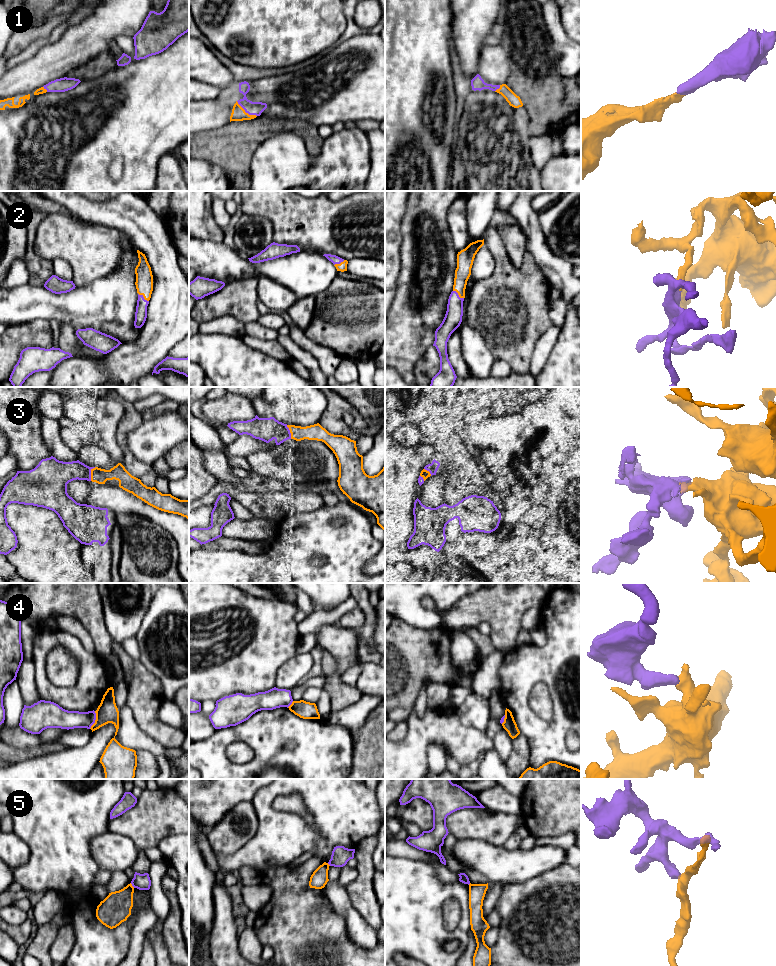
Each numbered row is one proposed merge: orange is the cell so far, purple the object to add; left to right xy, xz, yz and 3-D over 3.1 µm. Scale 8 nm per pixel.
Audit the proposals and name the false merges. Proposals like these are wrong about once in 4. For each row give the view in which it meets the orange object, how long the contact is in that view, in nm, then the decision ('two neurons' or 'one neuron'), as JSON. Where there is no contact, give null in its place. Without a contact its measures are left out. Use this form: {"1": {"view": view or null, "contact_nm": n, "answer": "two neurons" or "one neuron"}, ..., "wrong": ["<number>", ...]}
{"1": {"view": "xz", "contact_nm": 200, "answer": "one neuron"}, "2": {"view": "xy", "contact_nm": 110, "answer": "one neuron"}, "3": {"view": "xy", "contact_nm": 120, "answer": "one neuron"}, "4": {"view": "xy", "contact_nm": 150, "answer": "two neurons"}, "5": {"view": "xy", "contact_nm": 50, "answer": "two neurons"}, "wrong": ["4", "5"]}

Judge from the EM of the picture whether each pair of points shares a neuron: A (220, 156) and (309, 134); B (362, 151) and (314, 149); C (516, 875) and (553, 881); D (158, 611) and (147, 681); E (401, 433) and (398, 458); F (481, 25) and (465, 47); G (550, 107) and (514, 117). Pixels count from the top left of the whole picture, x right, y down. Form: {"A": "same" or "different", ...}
{"A": "same", "B": "different", "C": "different", "D": "different", "E": "different", "F": "same", "G": "different"}

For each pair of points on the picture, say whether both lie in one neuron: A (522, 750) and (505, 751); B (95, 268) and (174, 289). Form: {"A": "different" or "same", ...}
{"A": "different", "B": "different"}

